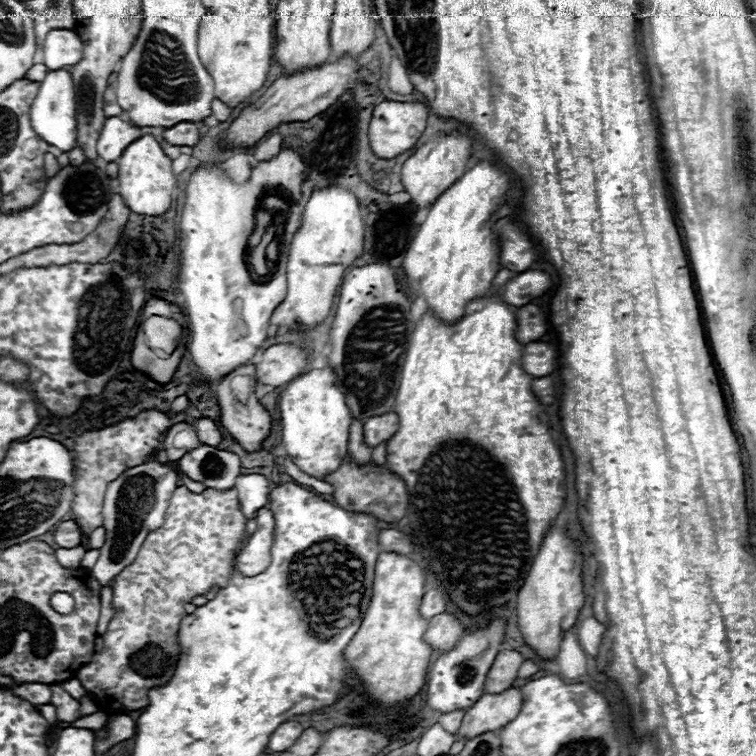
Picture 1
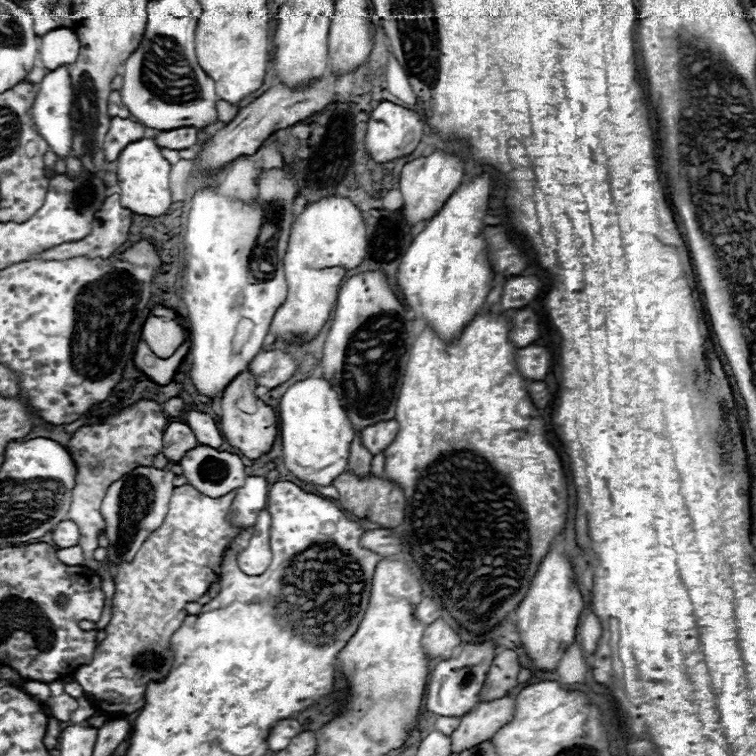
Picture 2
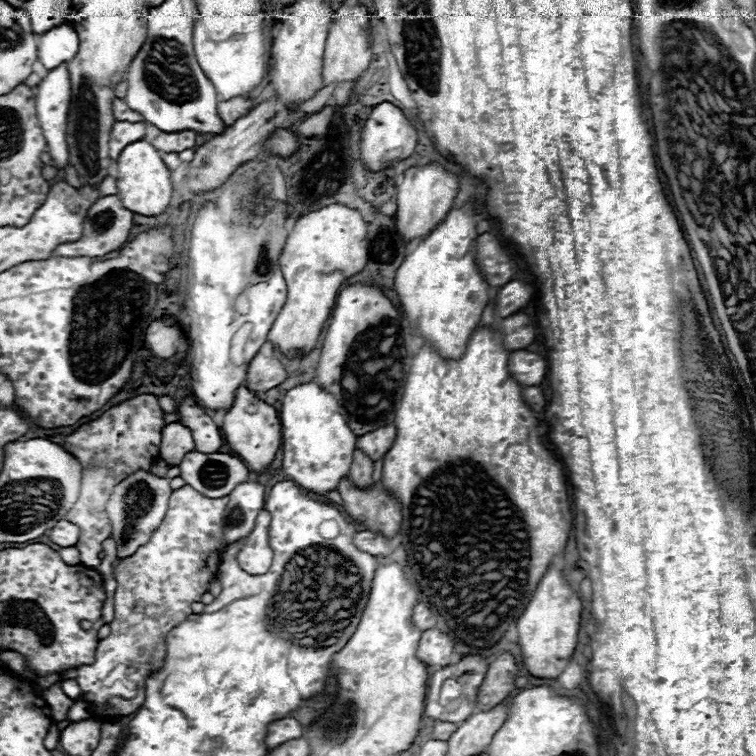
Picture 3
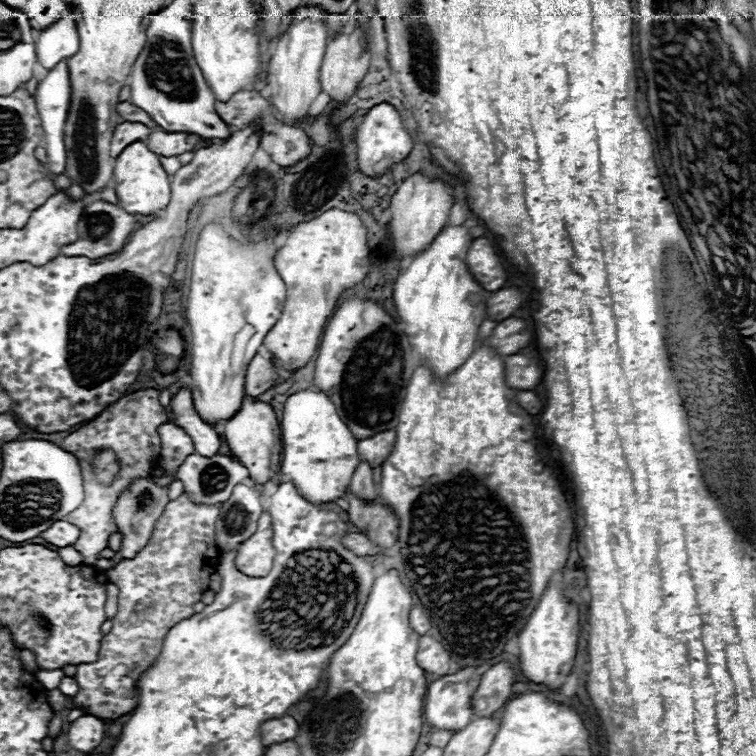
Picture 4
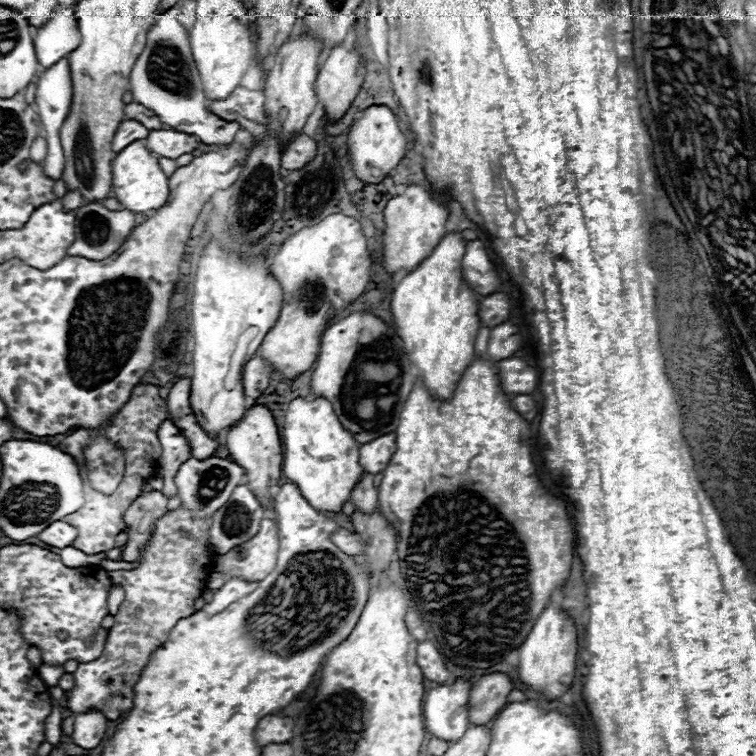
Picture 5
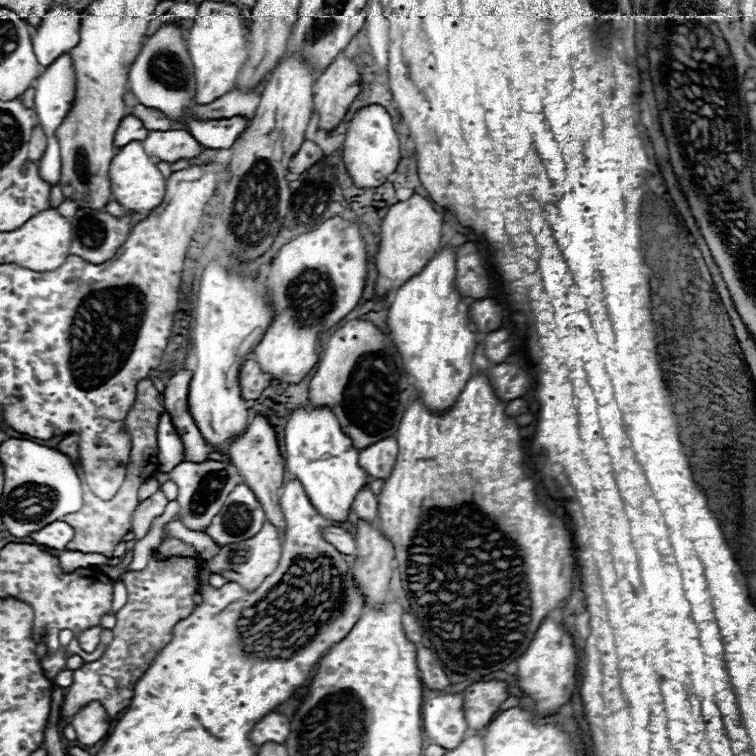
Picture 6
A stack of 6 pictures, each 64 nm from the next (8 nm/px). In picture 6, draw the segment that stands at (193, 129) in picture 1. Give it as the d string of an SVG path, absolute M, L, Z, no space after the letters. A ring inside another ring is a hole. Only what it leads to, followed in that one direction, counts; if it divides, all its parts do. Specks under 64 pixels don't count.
M166 130L166 132L150 132L142 142L144 152L150 158L158 158L162 162L178 162L182 158L190 160L202 152L202 146L188 130Z

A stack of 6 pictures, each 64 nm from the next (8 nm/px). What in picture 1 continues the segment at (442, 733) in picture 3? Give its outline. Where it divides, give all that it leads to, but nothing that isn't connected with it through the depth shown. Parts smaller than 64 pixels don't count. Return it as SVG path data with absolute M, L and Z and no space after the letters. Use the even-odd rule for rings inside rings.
M458 710L458 712L450 712L450 714L442 714L438 722L440 722L440 726L442 726L446 732L456 734L458 728L460 728L462 716L464 716L464 710Z

